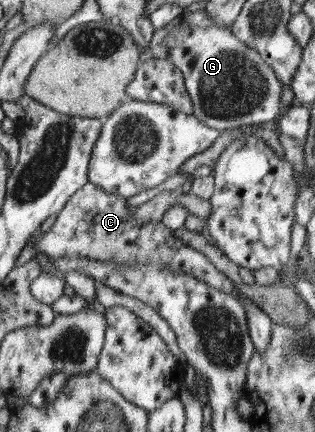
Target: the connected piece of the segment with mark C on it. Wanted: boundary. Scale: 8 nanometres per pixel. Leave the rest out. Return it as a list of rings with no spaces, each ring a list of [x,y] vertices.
[[[88,181],[80,191],[77,191],[77,194],[69,198],[49,231],[29,240],[27,247],[33,245],[37,249],[37,254],[45,254],[48,257],[94,259],[94,261],[101,261],[104,265],[112,265],[116,270],[131,267],[136,259],[140,259],[152,265],[168,265],[176,273],[190,273],[210,287],[238,297],[238,301],[247,310],[245,316],[248,317],[248,329],[254,349],[259,351],[259,355],[263,355],[263,351],[267,349],[272,339],[273,324],[270,317],[250,300],[241,296],[233,283],[221,271],[218,271],[205,255],[189,245],[175,247],[173,230],[163,225],[163,221],[151,221],[139,227],[133,225],[133,208],[135,207],[127,208],[126,202],[127,198],[111,195],[103,191],[99,185],[93,185],[91,181]]]

